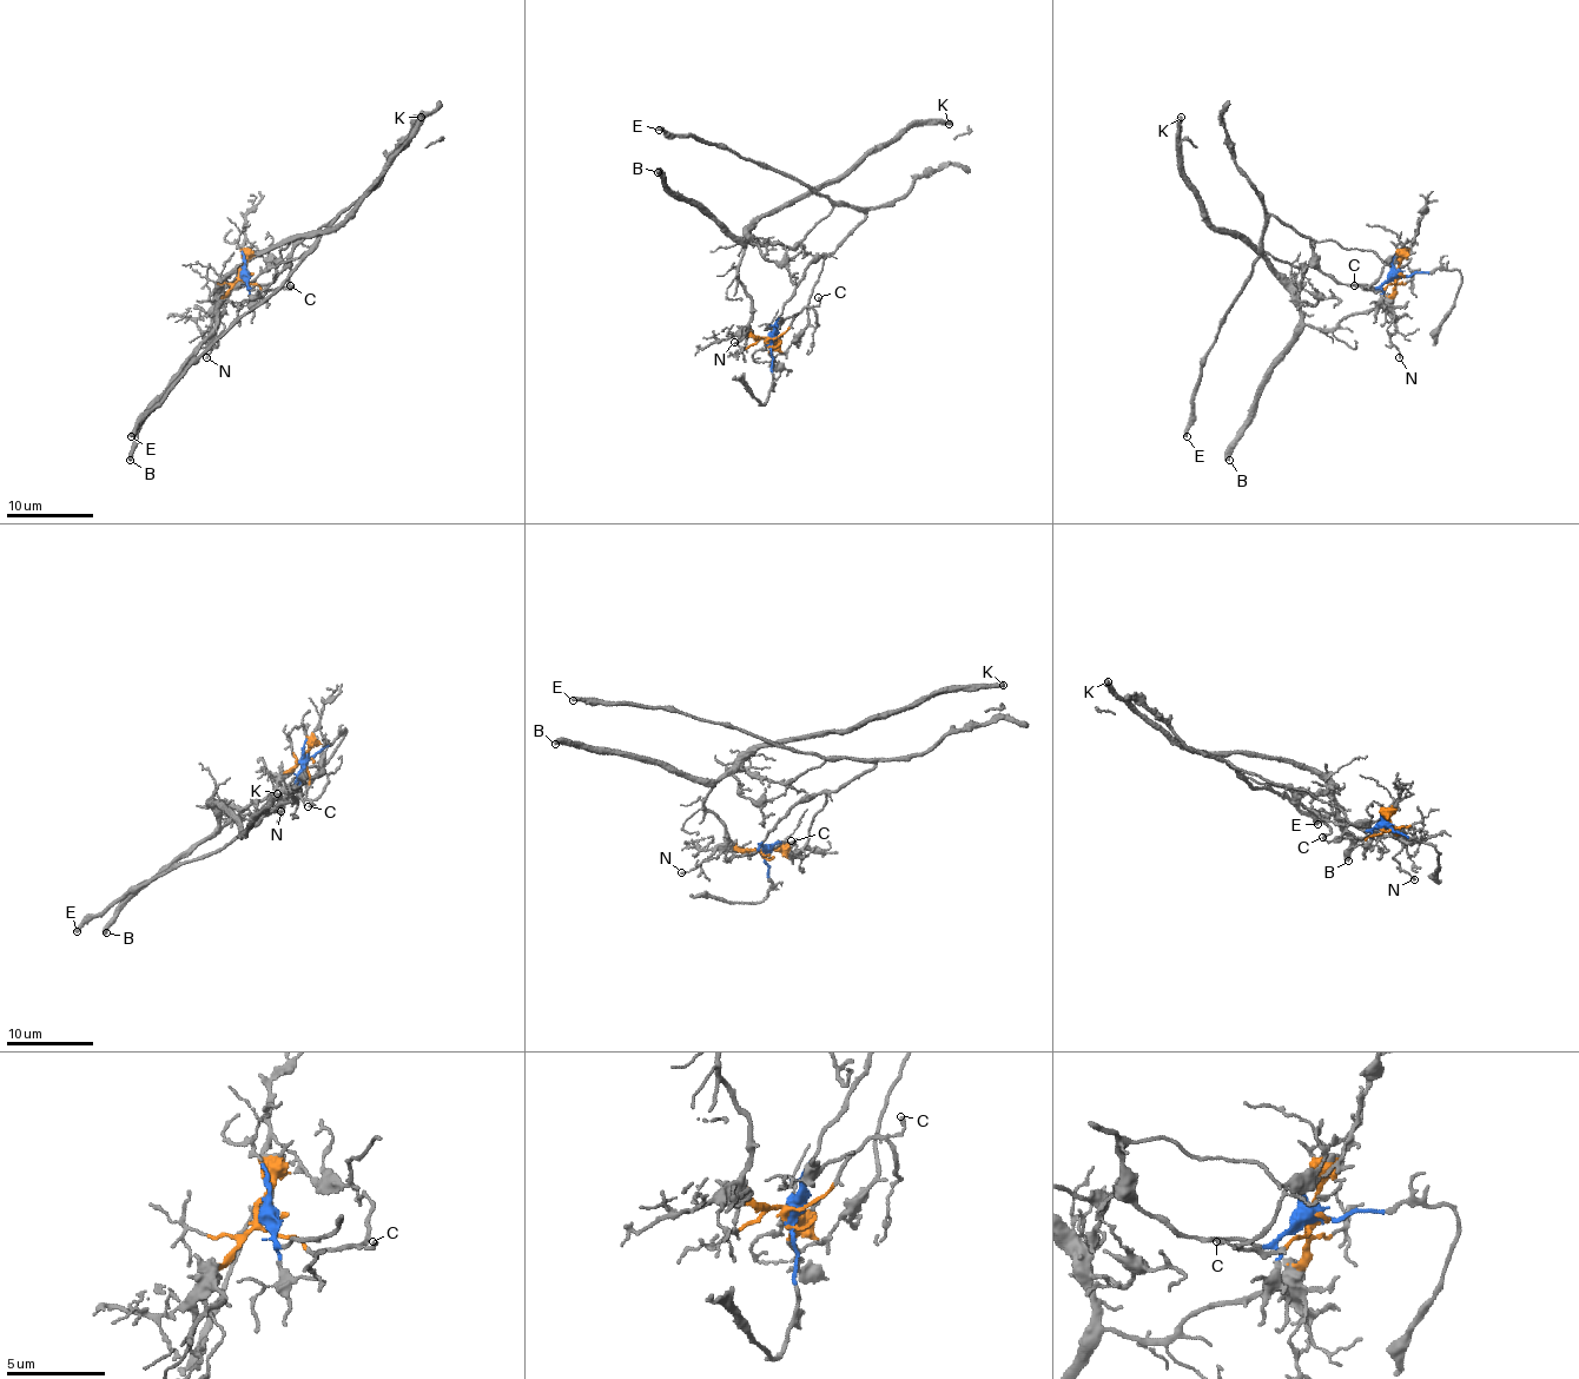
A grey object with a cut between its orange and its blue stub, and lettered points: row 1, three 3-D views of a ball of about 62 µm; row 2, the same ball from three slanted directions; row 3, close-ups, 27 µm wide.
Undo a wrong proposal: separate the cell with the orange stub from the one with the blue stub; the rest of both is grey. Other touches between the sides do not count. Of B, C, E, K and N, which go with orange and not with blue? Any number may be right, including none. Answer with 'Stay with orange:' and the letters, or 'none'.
Stay with orange: B, C, K, N

